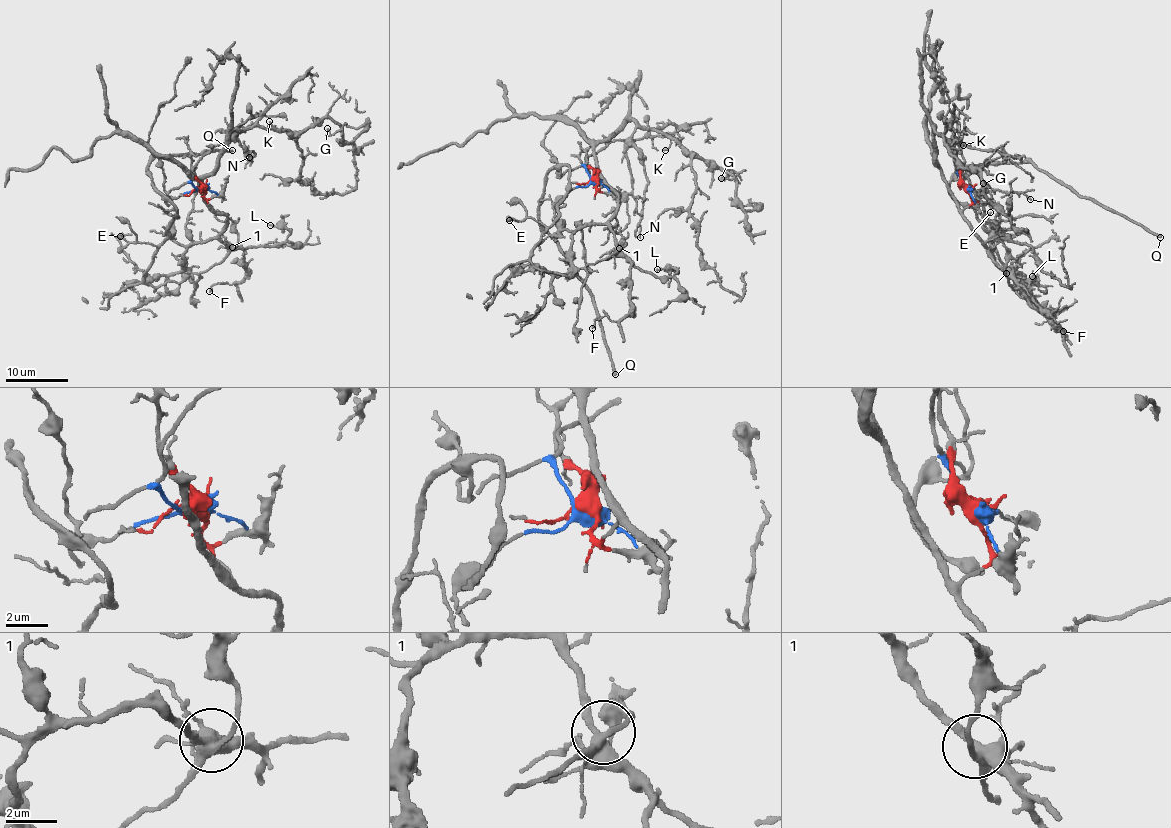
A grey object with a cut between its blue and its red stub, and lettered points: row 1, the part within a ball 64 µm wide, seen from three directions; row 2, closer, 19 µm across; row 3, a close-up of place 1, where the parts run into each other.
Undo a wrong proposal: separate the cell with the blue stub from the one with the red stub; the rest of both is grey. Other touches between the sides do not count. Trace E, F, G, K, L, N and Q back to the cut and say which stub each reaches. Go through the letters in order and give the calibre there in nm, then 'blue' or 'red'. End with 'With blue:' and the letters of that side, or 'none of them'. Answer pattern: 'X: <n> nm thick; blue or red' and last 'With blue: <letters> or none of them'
E: 120 nm thick; blue
F: 130 nm thick; red
G: 90 nm thick; red
K: 150 nm thick; red
L: 180 nm thick; red
N: 150 nm thick; red
Q: 240 nm thick; blue
With blue: E, Q

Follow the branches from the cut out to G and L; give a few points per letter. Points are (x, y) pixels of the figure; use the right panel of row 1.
G: (967, 188), (972, 203), (961, 209), (936, 162), (933, 128), (959, 167), (979, 172), (981, 190), (983, 182)
L: (967, 188), (972, 203), (962, 213), (971, 230), (1031, 300), (1032, 276)

